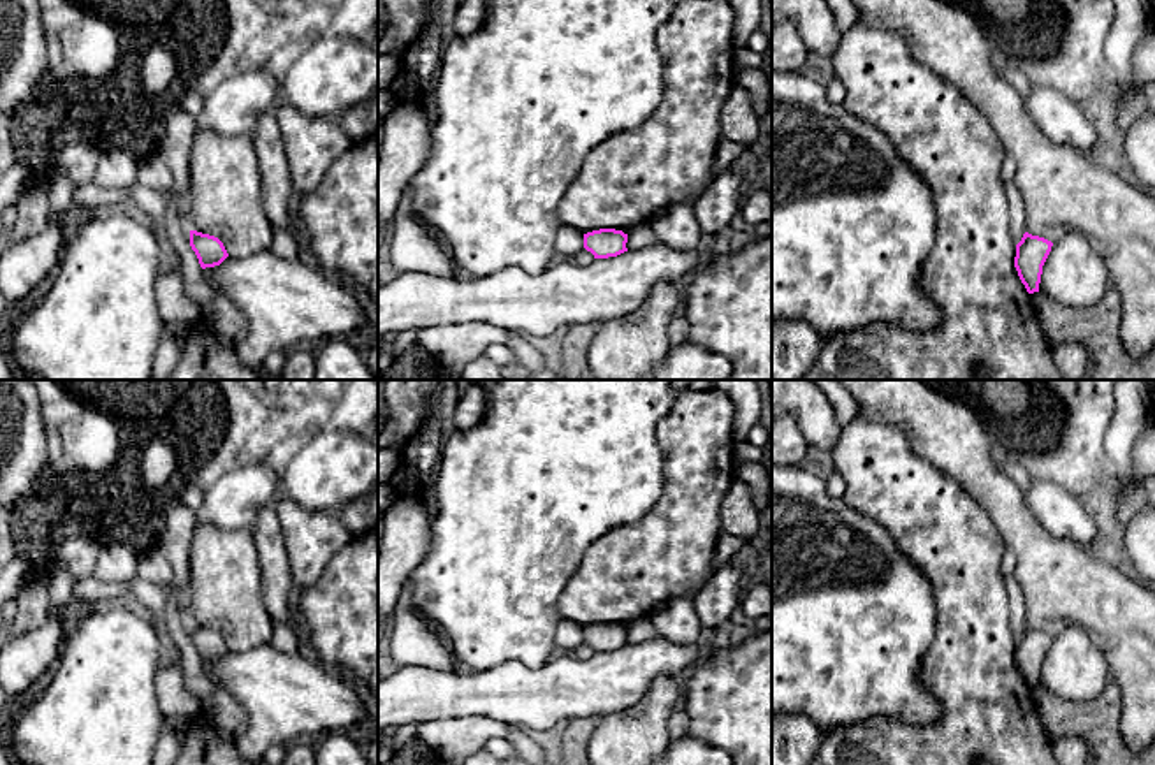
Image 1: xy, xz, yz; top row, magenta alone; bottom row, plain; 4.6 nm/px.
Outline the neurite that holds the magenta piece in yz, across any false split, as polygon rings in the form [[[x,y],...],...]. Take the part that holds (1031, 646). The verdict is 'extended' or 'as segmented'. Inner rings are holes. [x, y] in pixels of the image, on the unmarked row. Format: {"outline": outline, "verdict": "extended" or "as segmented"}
{"outline": [[[1025,626],[1021,635],[1016,638],[1014,661],[1028,688],[1039,686],[1042,659],[1051,640],[1051,635],[1028,626]]], "verdict": "as segmented"}

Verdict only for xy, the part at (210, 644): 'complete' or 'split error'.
complete

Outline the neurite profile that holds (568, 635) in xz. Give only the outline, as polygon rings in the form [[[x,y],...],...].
[[[559,619],[554,644],[557,652],[571,654],[580,644],[584,644],[584,628],[568,619]]]

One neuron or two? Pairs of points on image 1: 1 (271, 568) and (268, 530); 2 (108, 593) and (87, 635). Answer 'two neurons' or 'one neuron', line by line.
1: one neuron
2: two neurons

